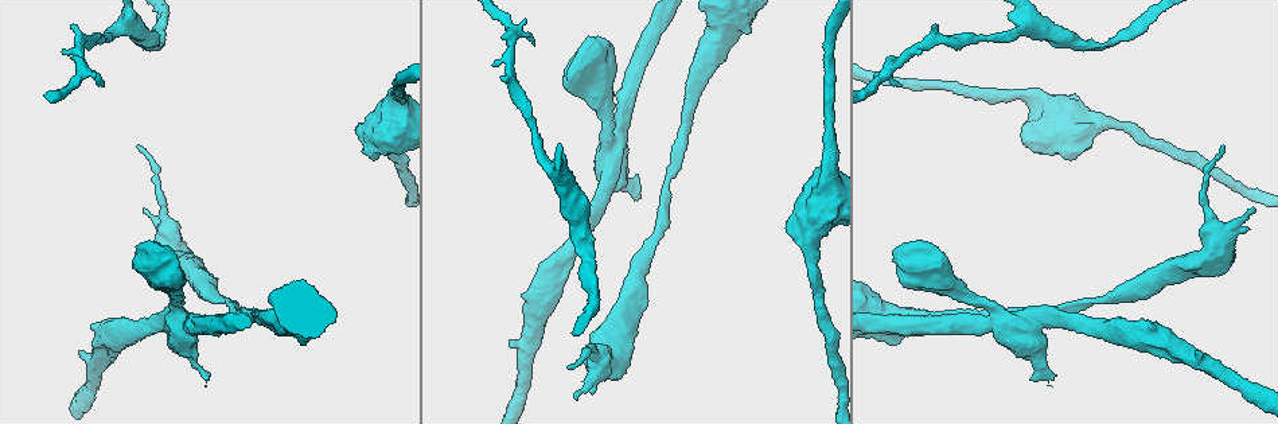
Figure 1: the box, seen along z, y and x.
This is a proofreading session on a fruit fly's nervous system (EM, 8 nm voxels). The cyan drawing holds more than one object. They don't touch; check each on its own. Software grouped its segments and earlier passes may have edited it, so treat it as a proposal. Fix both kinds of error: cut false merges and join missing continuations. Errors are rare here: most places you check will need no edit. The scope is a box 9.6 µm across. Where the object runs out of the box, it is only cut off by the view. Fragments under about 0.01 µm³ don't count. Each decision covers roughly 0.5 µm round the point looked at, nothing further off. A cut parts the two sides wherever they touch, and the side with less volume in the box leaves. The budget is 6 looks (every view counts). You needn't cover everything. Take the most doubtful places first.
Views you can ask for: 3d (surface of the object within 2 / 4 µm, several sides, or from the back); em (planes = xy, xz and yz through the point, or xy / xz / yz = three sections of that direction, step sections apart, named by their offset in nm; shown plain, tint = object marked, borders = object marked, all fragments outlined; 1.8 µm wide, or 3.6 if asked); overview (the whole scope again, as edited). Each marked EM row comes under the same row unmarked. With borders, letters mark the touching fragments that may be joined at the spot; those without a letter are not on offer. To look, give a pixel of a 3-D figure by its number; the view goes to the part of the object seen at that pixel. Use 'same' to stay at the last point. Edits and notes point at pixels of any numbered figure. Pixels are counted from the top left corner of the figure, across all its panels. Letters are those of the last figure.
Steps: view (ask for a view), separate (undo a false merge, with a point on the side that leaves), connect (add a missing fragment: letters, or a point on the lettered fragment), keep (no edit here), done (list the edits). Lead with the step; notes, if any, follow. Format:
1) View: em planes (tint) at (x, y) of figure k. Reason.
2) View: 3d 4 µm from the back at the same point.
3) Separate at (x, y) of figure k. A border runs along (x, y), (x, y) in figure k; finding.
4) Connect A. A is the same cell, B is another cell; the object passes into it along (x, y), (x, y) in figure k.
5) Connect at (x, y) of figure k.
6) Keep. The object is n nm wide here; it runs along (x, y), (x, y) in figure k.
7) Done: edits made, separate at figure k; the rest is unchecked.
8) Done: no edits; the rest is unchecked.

View: em xy step 4 (tint) at (610, 152) of figure 1. Calibre changes.

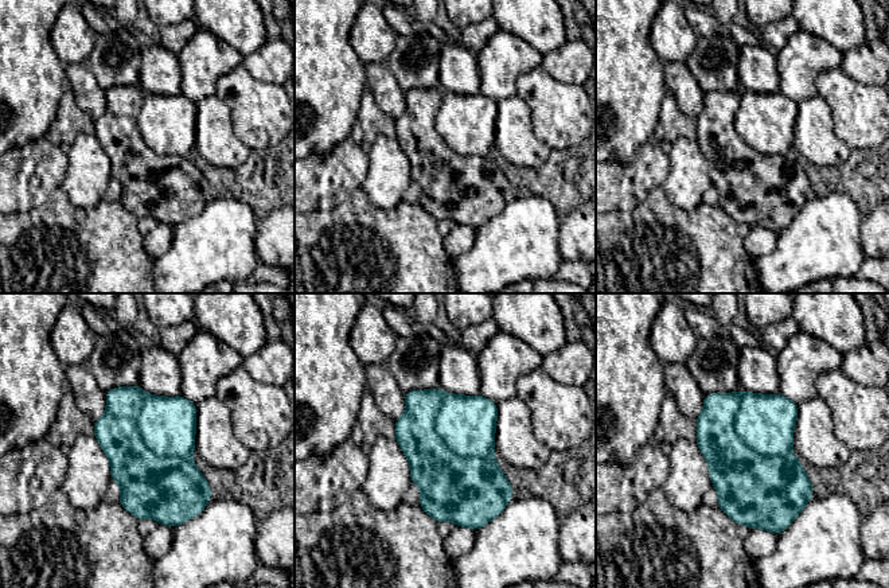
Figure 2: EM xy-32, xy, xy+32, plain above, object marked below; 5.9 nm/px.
View: em xy step 4 (borders) at the same point.

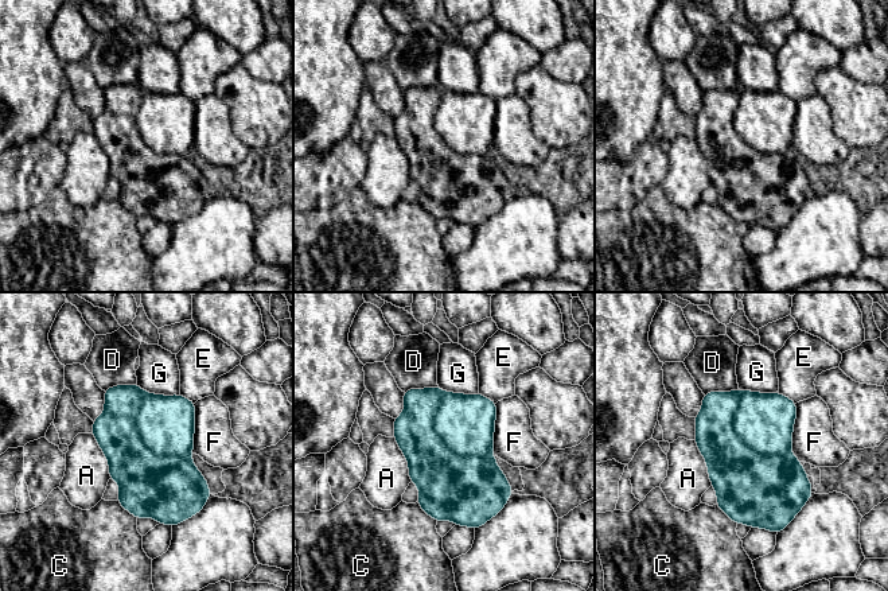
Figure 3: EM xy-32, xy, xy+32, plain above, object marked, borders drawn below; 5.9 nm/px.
Separate at (447, 482) of figure 3. The longest contact is with F, 360 nm; A, C, D, E, F and G are other cells; a border runs along (441, 392), (441, 440), (491, 457) in figure 3; a second neuron is stuck on.

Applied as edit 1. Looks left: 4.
View: overview. Redraw.

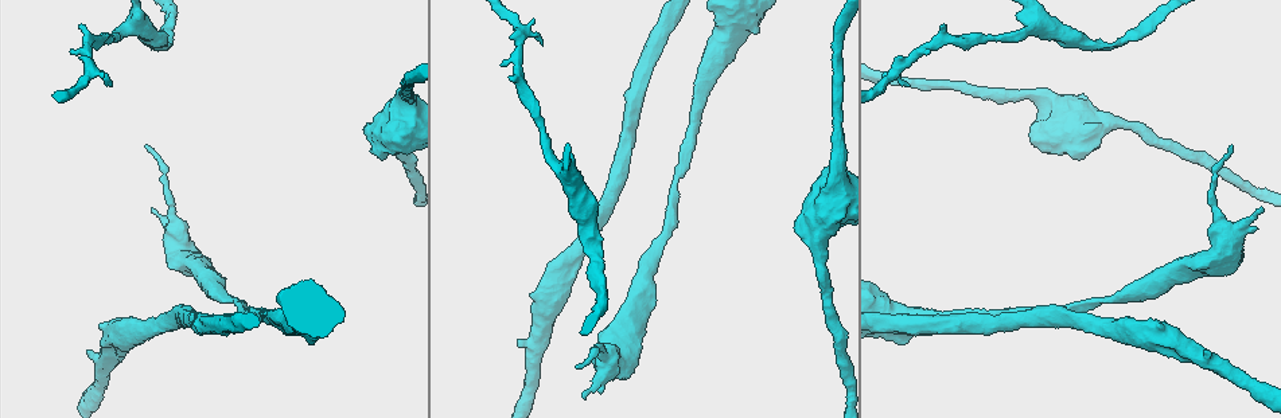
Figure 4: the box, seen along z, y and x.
View: 3d 2 µm at (563, 171) of figure 4. Branch point.

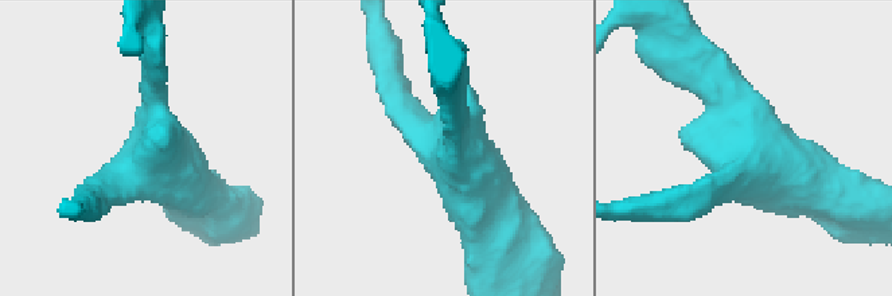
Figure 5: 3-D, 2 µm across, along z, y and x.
View: em planes (tint) at (754, 166) of figure 5. Now the EM.

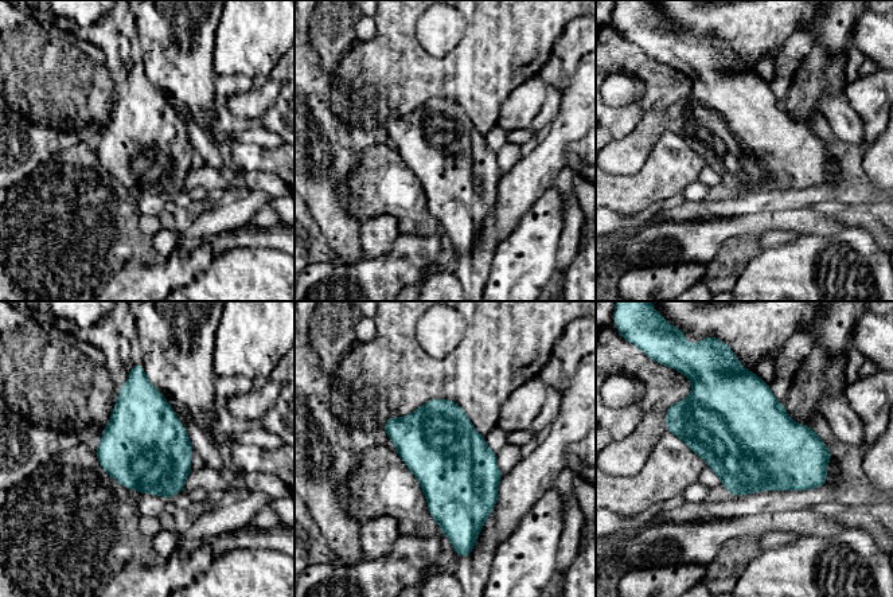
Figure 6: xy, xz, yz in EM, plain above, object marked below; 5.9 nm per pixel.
View: em planes (borders) at the same point.

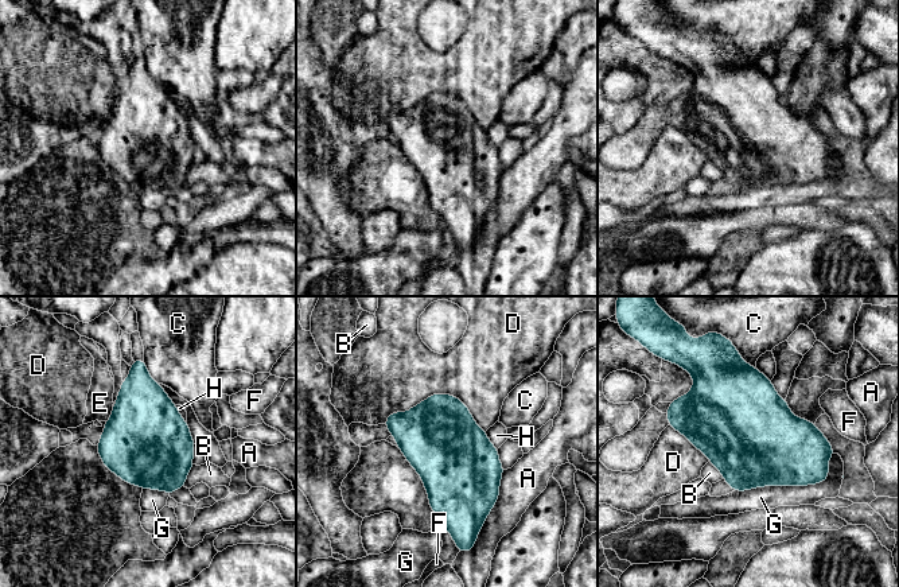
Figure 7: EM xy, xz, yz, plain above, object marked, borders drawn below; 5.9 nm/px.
Keep. The object is 460 nm wide here; A, B, C, D, E, F, G and H are other cells; a border runs along (193, 463), (183, 486) in figure 7; all the same neuron.

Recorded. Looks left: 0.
Done: edits made, separate at figure 3; the rest is unchecked.

